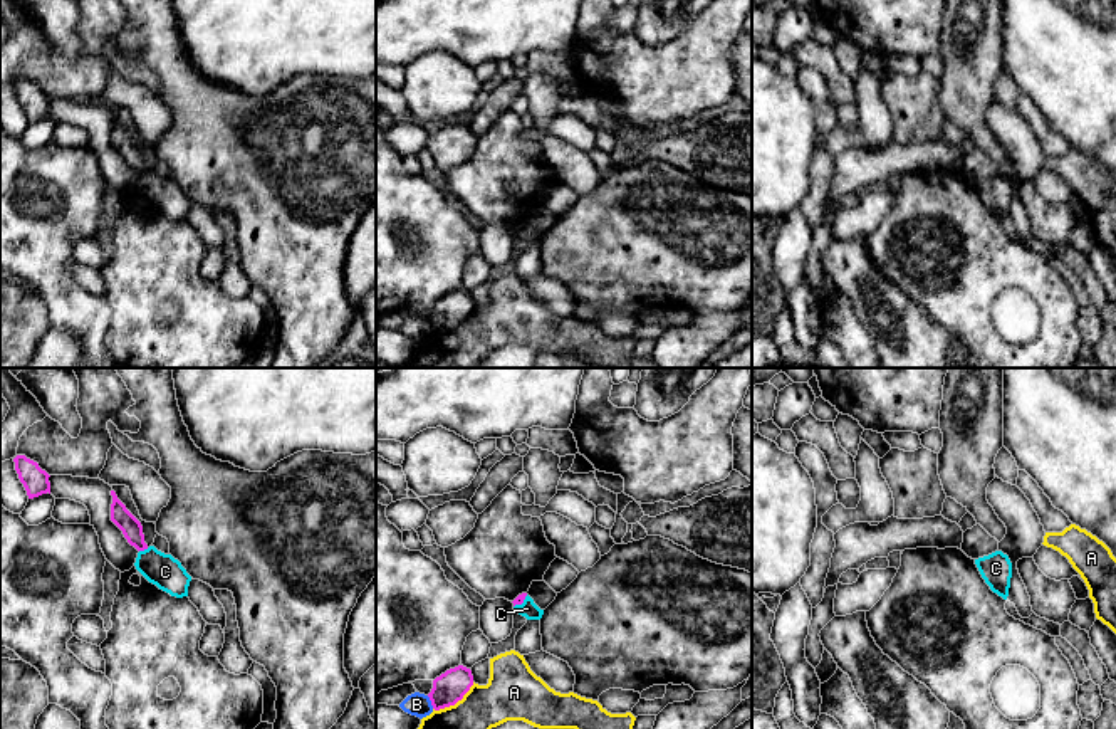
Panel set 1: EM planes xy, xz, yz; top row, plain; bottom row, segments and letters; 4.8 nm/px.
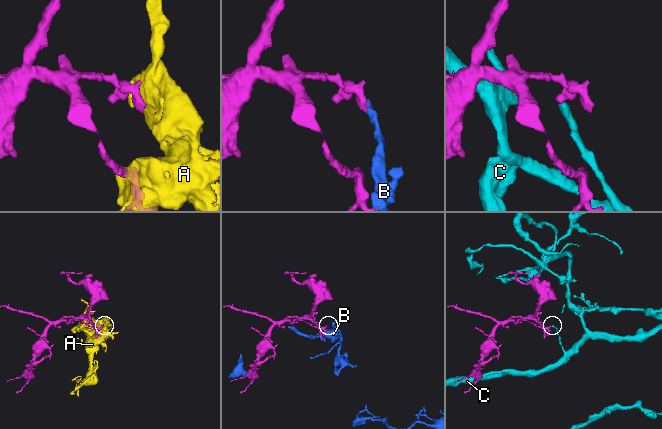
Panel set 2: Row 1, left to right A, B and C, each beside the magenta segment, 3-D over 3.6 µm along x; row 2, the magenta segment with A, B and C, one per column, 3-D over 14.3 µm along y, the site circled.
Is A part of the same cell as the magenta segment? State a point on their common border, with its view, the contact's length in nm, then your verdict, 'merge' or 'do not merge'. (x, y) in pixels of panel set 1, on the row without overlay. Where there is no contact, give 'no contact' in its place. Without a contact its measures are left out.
xz (455, 326) | 240 nm | do not merge

